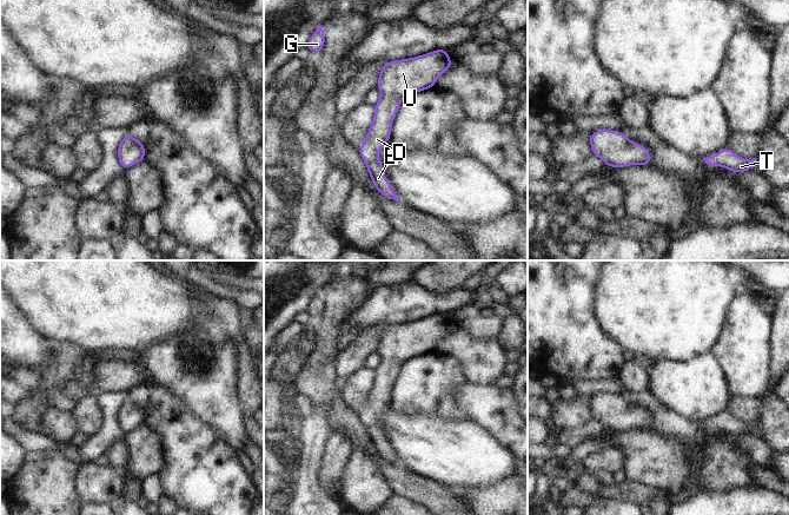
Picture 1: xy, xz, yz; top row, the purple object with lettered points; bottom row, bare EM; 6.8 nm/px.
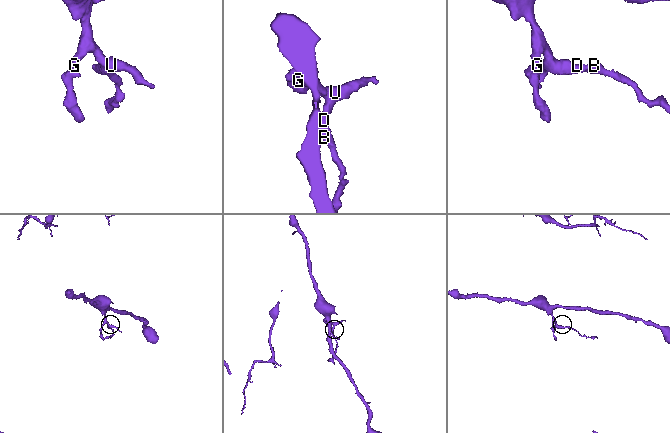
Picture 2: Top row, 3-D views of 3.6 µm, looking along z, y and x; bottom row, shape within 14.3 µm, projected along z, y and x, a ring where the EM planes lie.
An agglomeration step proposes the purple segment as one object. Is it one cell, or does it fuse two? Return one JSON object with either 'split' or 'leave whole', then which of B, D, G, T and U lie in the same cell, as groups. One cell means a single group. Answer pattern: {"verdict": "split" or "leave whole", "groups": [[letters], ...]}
{"verdict": "leave whole", "groups": [["B", "D", "G", "T", "U"]]}

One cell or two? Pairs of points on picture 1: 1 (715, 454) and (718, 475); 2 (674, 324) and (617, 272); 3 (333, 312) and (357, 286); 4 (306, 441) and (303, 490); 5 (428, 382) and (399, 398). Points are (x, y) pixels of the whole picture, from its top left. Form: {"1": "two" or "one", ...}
{"1": "one", "2": "one", "3": "one", "4": "one", "5": "one"}

